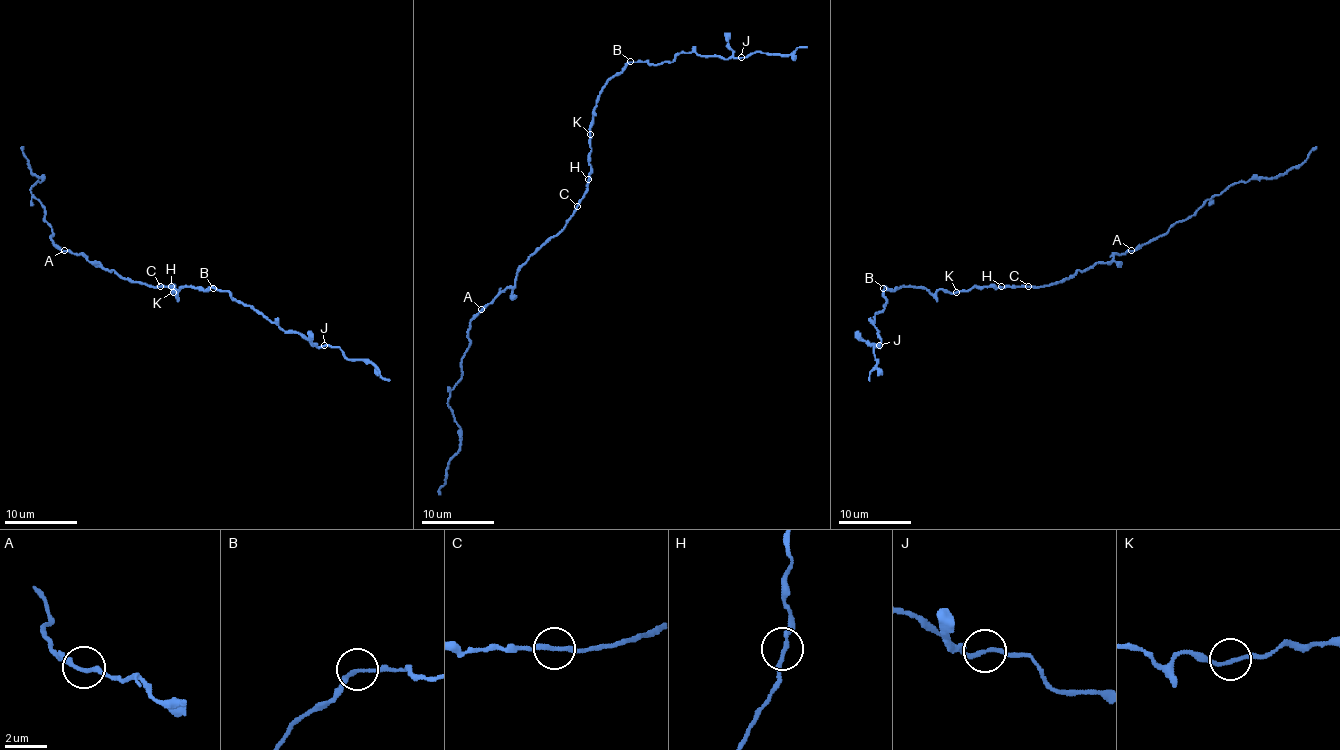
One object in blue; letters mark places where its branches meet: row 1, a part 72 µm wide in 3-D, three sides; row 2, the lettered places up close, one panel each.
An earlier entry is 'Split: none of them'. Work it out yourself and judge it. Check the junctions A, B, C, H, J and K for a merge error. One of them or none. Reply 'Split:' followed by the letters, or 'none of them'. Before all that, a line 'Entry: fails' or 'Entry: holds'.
Entry: holds
Split: none of them

